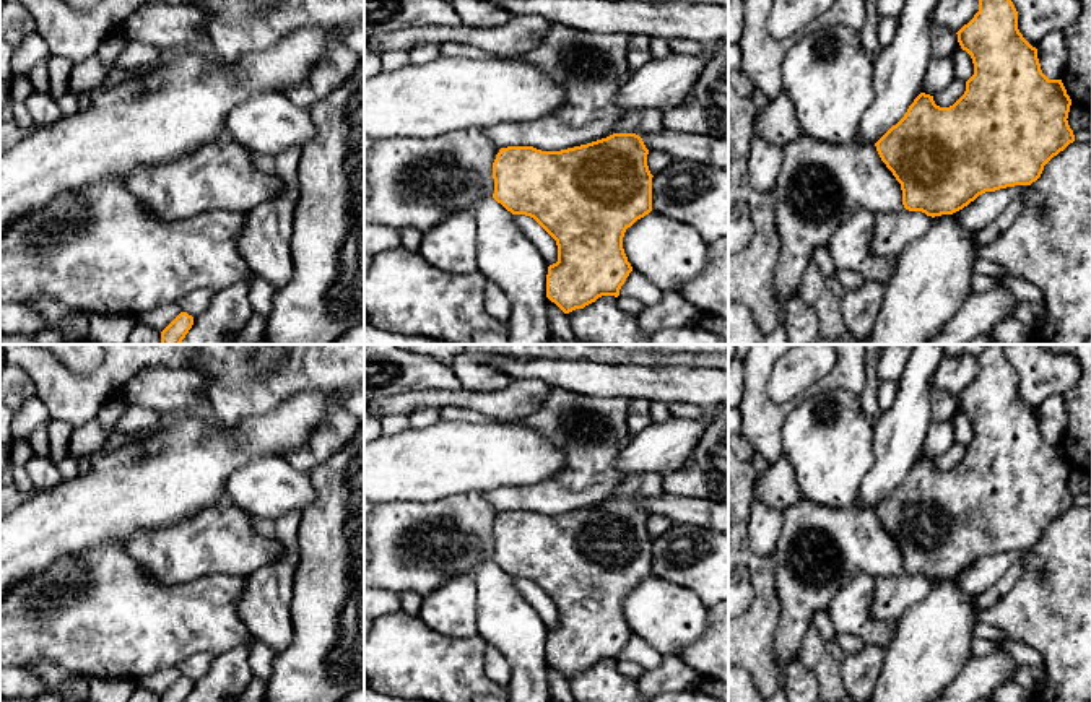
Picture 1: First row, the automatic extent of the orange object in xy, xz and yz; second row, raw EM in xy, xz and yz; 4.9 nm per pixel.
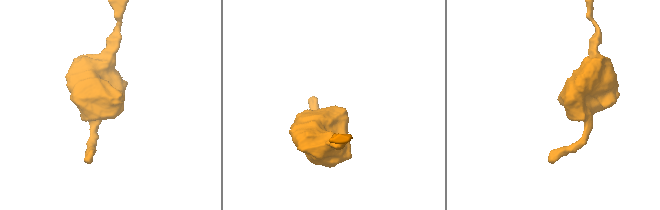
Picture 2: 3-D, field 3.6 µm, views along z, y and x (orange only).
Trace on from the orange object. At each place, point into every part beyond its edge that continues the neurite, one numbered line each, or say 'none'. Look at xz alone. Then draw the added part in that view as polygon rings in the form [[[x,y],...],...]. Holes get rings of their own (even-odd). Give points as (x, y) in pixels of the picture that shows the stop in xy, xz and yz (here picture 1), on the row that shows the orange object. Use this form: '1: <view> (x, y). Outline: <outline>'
1: xz (643, 122). Outline: [[[657,109],[631,110],[624,114],[618,125],[616,133],[654,135],[663,130],[663,112]]]

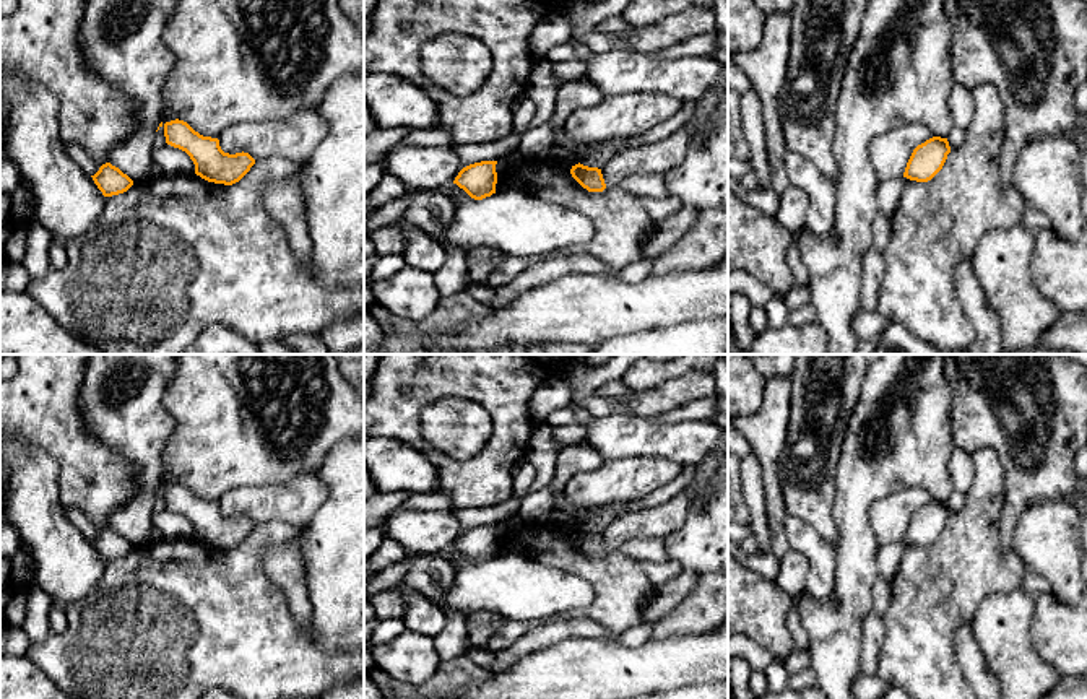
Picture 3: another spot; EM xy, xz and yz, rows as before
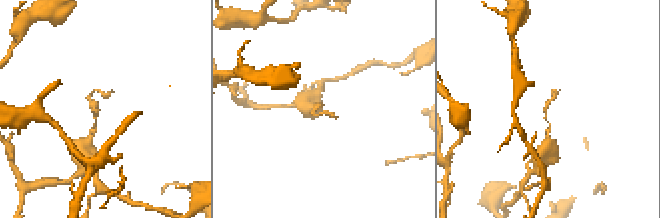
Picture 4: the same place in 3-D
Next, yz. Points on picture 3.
none

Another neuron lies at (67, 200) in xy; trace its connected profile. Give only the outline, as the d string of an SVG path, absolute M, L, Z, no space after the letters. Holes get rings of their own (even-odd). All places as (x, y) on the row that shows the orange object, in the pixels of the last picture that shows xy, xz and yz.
M10 72L0 75L0 99L10 104L3 150L32 189L37 221L65 245L99 219L104 195L65 151L54 94Z

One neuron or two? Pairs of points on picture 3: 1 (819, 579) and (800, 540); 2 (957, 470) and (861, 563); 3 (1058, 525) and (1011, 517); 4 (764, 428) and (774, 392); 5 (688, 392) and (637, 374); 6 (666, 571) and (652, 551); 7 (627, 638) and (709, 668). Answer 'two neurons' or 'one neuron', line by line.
1: one neuron
2: two neurons
3: two neurons
4: one neuron
5: two neurons
6: two neurons
7: two neurons

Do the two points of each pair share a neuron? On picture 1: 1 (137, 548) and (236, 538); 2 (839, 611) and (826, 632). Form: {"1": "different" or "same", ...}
{"1": "same", "2": "different"}

